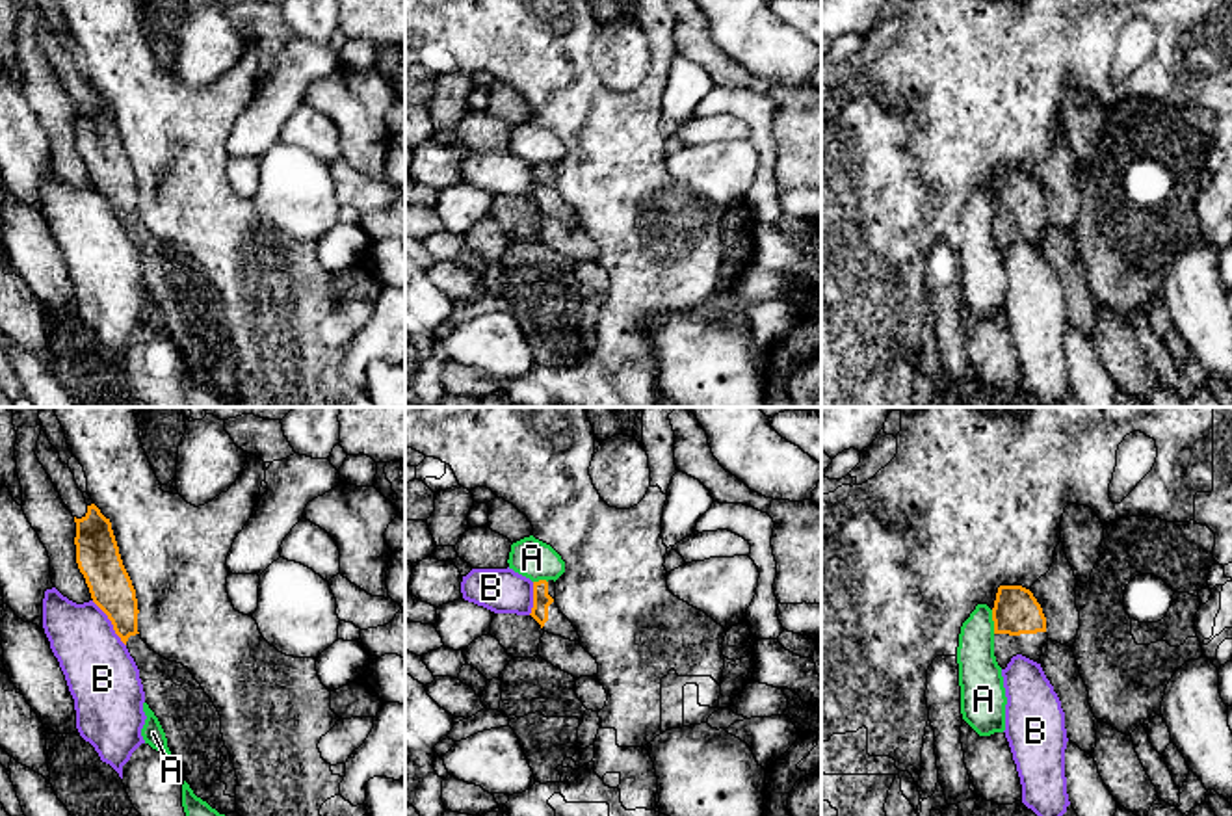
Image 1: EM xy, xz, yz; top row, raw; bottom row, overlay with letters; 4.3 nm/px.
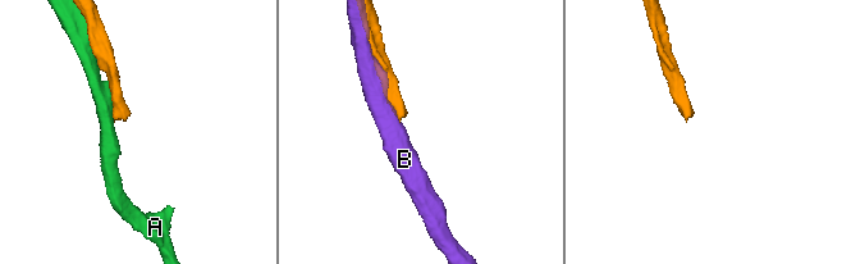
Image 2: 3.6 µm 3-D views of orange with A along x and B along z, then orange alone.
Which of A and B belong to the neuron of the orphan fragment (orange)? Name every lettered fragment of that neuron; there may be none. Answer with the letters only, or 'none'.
none

